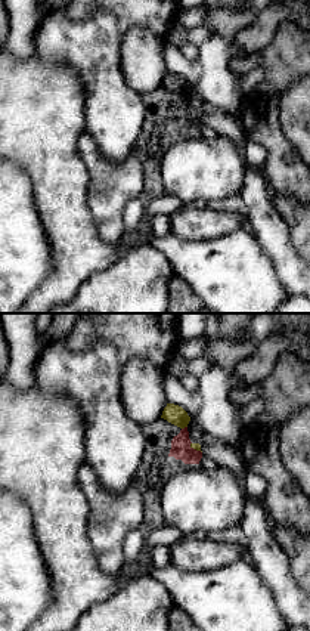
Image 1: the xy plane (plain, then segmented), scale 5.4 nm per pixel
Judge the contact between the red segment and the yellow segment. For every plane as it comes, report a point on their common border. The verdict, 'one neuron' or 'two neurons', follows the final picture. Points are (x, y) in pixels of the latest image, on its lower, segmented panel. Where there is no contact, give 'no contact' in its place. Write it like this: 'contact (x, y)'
contact (185, 427)

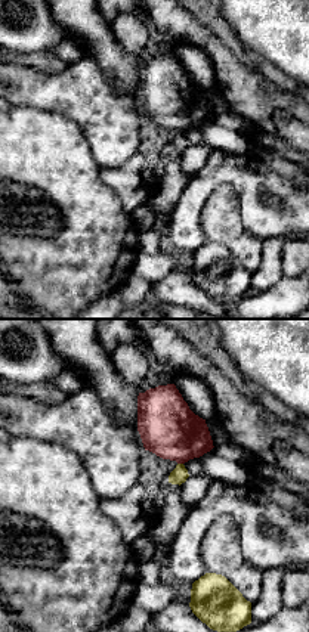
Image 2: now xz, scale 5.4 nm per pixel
contact (181, 462)

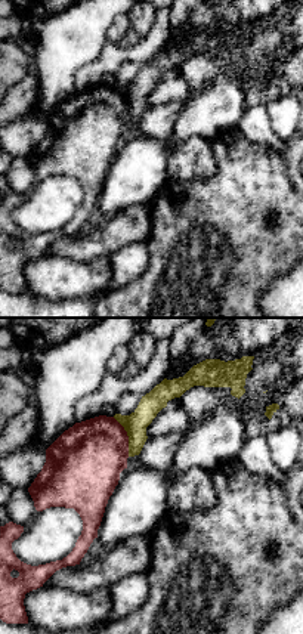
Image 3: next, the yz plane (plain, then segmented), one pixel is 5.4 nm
contact (127, 436)

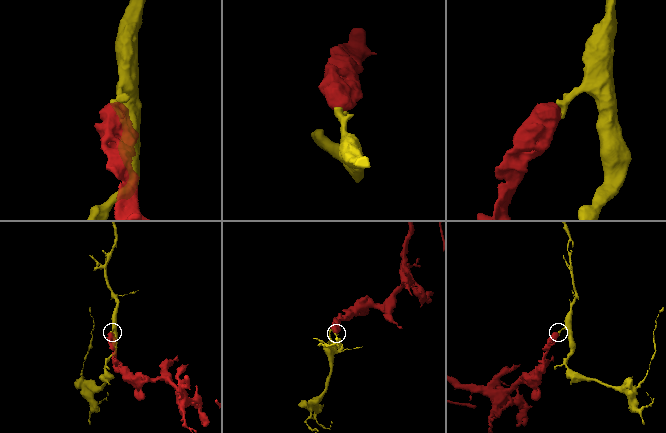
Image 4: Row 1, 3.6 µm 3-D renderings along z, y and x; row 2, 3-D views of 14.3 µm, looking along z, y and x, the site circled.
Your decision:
two neurons

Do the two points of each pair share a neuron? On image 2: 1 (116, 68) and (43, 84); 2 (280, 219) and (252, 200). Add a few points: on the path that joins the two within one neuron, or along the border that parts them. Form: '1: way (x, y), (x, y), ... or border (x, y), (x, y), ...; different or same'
1: border (87, 55), (113, 78), (120, 92), (129, 95); different
2: way (272, 211), (259, 204); same

